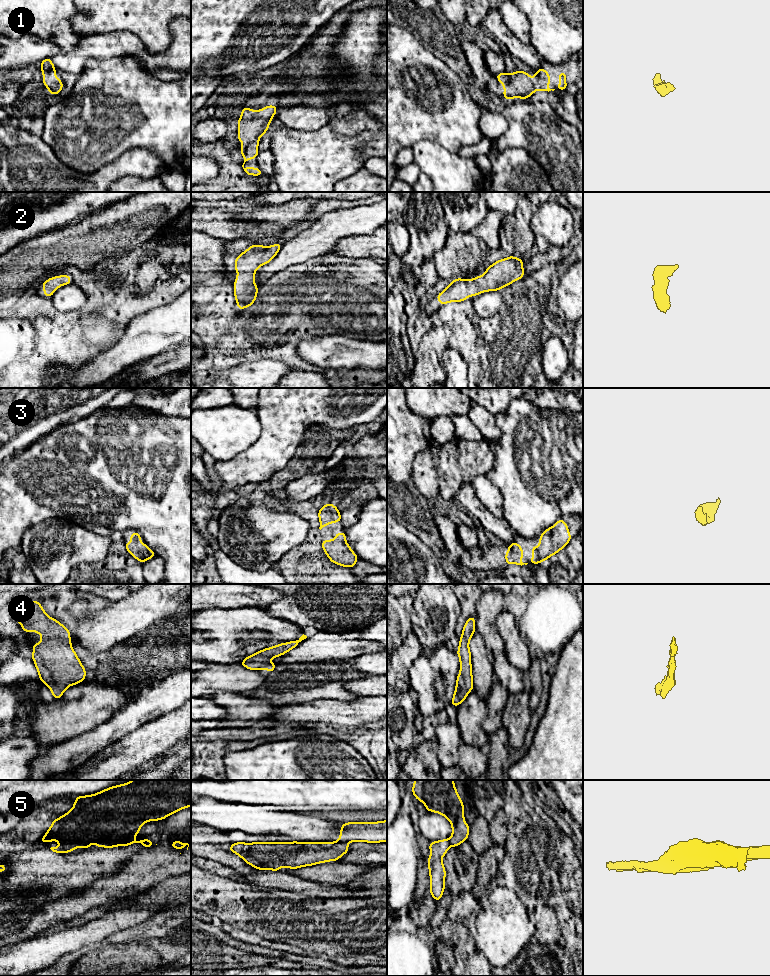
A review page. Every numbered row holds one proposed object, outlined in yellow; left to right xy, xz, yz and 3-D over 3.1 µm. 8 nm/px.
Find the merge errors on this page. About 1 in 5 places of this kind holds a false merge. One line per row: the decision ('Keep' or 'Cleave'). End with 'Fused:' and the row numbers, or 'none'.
1: Keep
2: Keep
3: Keep
4: Keep
5: Cleave
Fused: 5

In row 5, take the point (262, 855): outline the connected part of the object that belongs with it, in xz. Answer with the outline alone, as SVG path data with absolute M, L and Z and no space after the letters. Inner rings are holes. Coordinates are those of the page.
M255 842L255 843L233 843L229 851L238 854L246 863L258 870L280 871L280 867L300 868L323 862L337 861L348 852L347 843L341 842Z

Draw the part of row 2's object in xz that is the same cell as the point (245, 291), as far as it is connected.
M280 243L268 247L254 244L235 259L238 275L233 289L239 310L251 306L256 300L259 288L254 283L255 271L269 263L281 247Z

